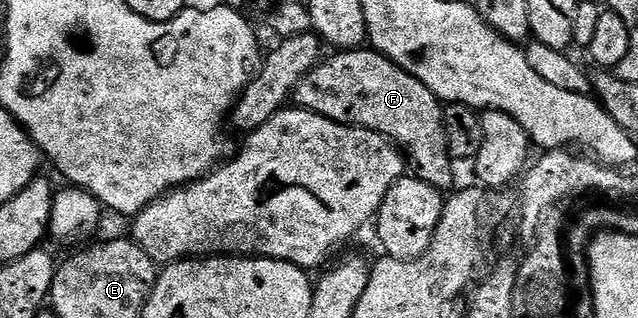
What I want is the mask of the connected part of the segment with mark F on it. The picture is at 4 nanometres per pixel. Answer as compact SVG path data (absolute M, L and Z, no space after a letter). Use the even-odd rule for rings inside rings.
M353 49L340 51L333 59L325 58L307 71L294 92L295 106L306 111L313 111L327 119L339 123L351 123L354 127L365 127L367 131L377 131L379 135L395 143L406 156L407 162L416 166L415 174L426 185L436 191L448 193L457 186L454 160L448 155L446 145L446 129L444 128L445 104L418 77L406 73L394 61L381 55L375 49Z

